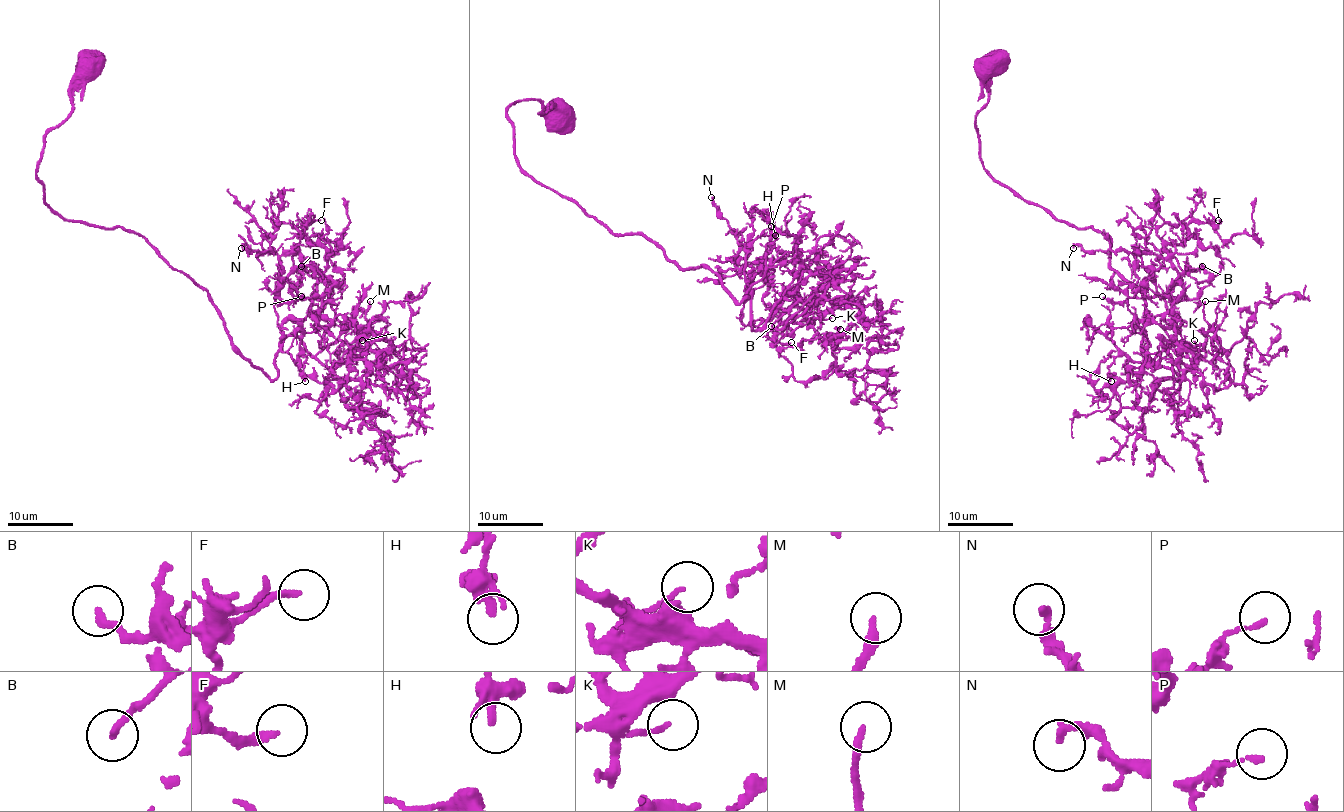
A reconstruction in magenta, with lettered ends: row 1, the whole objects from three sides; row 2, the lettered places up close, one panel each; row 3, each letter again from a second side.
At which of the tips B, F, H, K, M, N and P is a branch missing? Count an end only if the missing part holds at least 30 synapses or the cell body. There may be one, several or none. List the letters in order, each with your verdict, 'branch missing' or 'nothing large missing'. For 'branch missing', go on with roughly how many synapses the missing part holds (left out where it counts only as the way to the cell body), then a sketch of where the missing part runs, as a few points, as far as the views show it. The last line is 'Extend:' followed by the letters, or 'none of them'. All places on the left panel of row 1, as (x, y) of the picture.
B: nothing large missing
F: branch missing; about 60 synapses; missing branch runs (321, 220), (327, 210), (311, 194), (308, 181), (283, 182), (280, 186)
H: nothing large missing
K: nothing large missing
M: branch missing; about 50 synapses; missing branch runs (370, 301), (380, 296), (384, 287), (381, 282), (384, 270), (388, 275)
N: nothing large missing
P: nothing large missing
Extend: F, M

